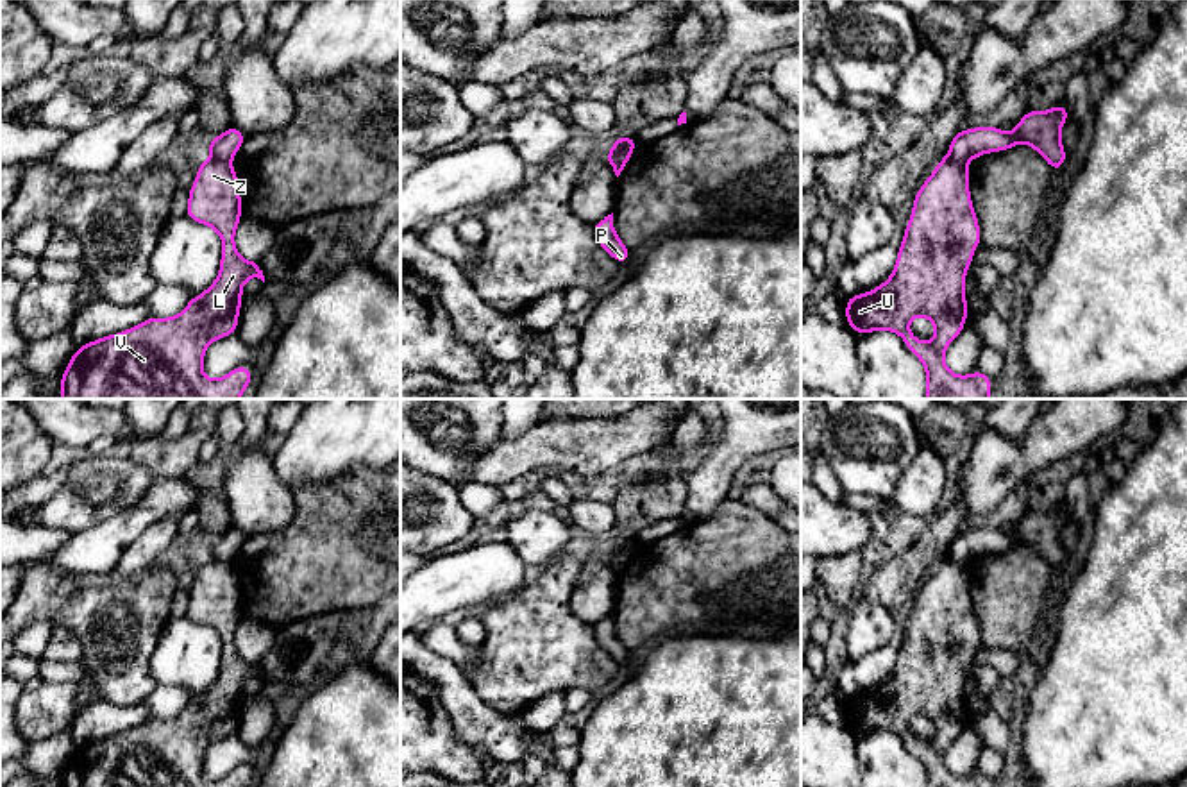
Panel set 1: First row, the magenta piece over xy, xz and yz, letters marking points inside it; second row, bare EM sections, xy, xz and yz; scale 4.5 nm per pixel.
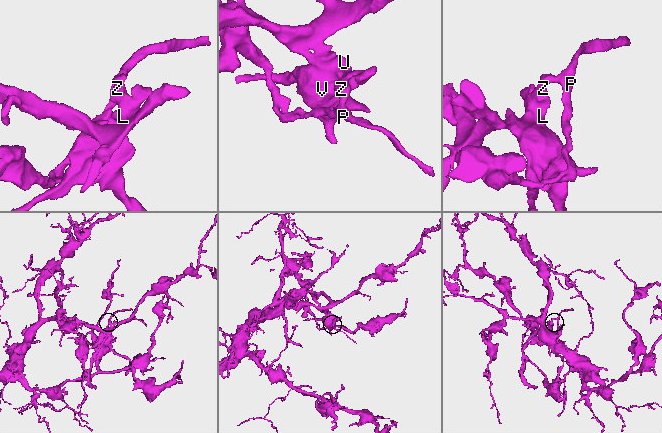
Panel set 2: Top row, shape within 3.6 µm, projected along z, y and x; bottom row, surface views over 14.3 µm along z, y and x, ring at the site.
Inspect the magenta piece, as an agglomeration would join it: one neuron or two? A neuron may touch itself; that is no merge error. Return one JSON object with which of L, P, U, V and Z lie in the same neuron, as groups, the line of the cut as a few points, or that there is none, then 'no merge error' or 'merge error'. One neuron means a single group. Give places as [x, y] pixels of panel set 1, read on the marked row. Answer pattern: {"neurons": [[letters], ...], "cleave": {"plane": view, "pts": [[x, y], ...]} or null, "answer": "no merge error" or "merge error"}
{"neurons": [["L", "U", "V", "Z"], ["P"]], "cleave": {"plane": "xy", "pts": [[211, 156], [229, 163]]}, "answer": "merge error"}

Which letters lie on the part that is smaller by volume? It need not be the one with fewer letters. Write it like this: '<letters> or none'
P

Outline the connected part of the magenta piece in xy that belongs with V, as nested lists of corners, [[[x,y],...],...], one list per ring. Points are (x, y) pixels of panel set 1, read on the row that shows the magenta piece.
[[[211,157],[198,165],[188,197],[186,216],[220,234],[223,252],[218,277],[204,293],[191,297],[177,317],[150,317],[127,331],[79,347],[59,379],[61,399],[240,399],[250,386],[248,365],[236,367],[220,379],[207,379],[202,370],[207,345],[238,333],[245,281],[257,277],[265,283],[261,261],[245,261],[234,243],[241,218],[240,179],[229,161]]]

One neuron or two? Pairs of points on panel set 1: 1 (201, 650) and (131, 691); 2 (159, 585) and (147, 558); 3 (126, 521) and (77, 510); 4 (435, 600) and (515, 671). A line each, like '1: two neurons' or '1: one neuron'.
1: two neurons
2: two neurons
3: two neurons
4: two neurons

